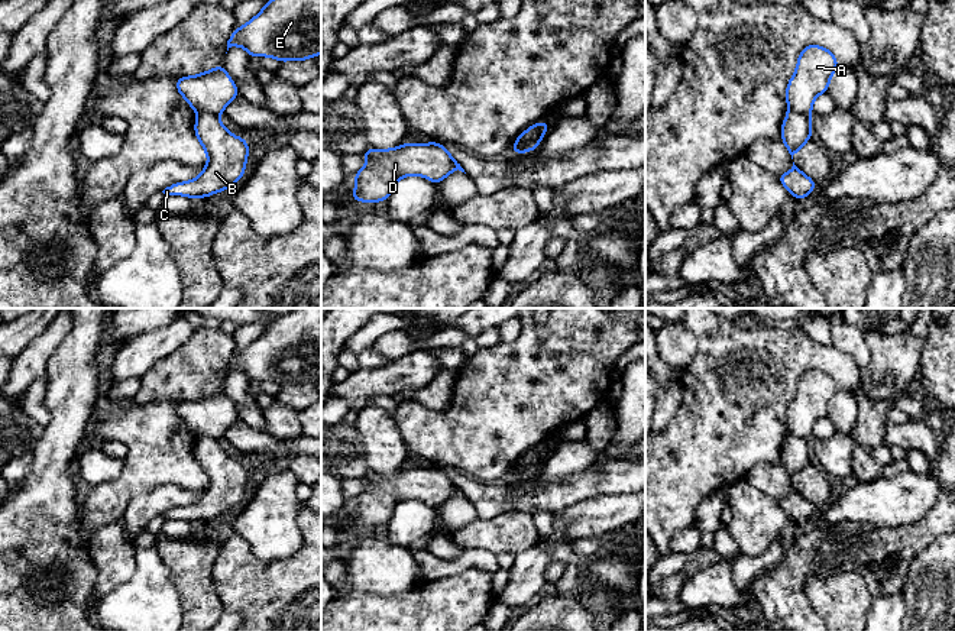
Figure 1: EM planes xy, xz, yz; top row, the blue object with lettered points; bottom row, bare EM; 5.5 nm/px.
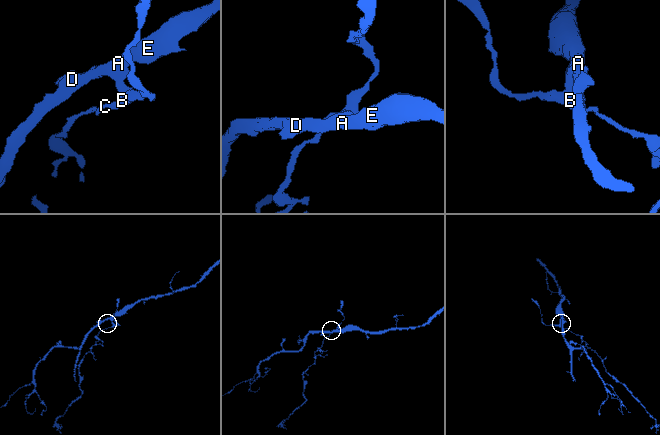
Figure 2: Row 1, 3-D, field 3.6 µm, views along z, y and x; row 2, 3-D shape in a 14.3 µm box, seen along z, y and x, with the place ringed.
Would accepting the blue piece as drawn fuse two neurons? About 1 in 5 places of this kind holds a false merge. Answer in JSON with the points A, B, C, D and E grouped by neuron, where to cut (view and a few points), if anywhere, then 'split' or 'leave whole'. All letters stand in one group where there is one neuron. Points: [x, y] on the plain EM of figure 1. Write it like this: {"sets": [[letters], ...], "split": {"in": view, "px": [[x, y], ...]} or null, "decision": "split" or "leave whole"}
{"sets": [["A", "D", "E"], ["B", "C"]], "split": {"in": "yz", "px": [[789, 434], [809, 442]]}, "decision": "split"}

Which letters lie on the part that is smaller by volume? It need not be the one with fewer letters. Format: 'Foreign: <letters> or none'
Foreign: B, C

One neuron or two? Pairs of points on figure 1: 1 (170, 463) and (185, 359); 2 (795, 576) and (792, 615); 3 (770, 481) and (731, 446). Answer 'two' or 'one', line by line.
1: one
2: one
3: two

